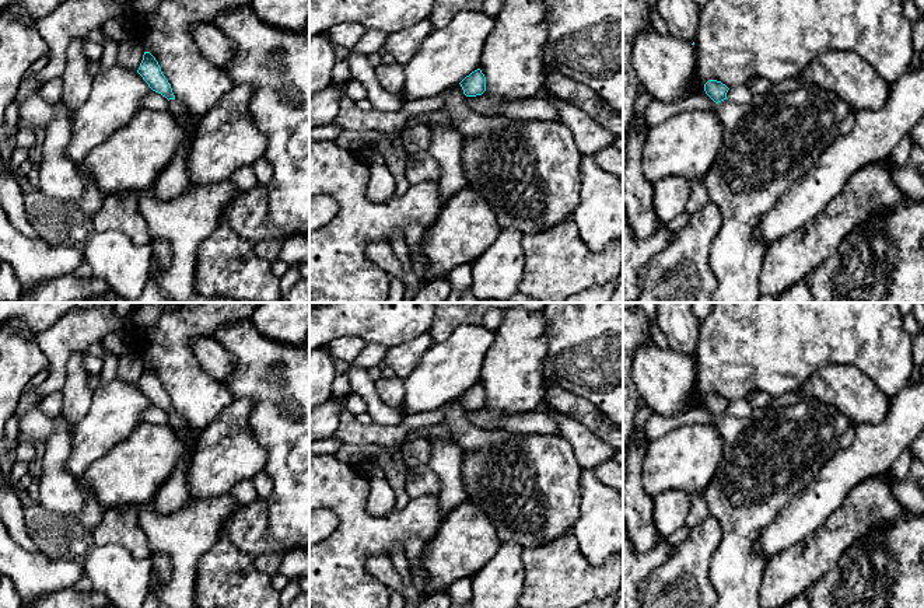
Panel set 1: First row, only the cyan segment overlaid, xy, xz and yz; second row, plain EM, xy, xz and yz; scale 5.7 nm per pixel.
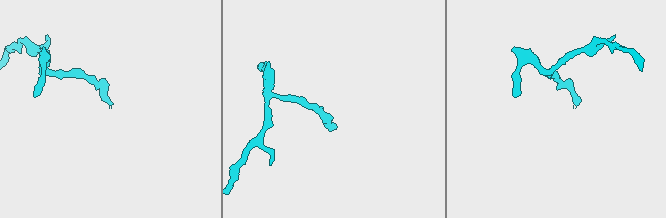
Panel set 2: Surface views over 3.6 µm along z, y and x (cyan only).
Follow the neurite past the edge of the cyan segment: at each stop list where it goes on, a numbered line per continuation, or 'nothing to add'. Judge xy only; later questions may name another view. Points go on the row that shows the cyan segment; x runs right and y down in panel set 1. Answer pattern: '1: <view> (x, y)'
1: xy (172, 181)

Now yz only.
1: yz (769, 143)

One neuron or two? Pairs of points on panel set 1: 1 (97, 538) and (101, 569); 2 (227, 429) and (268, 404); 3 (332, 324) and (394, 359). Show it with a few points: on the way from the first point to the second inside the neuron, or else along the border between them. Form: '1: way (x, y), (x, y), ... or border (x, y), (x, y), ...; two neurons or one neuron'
1: border (91, 542), (97, 545), (122, 545), (130, 554); two neurons
2: border (235, 398), (254, 404), (249, 426), (263, 446); two neurons
3: border (420, 335), (389, 348); two neurons

